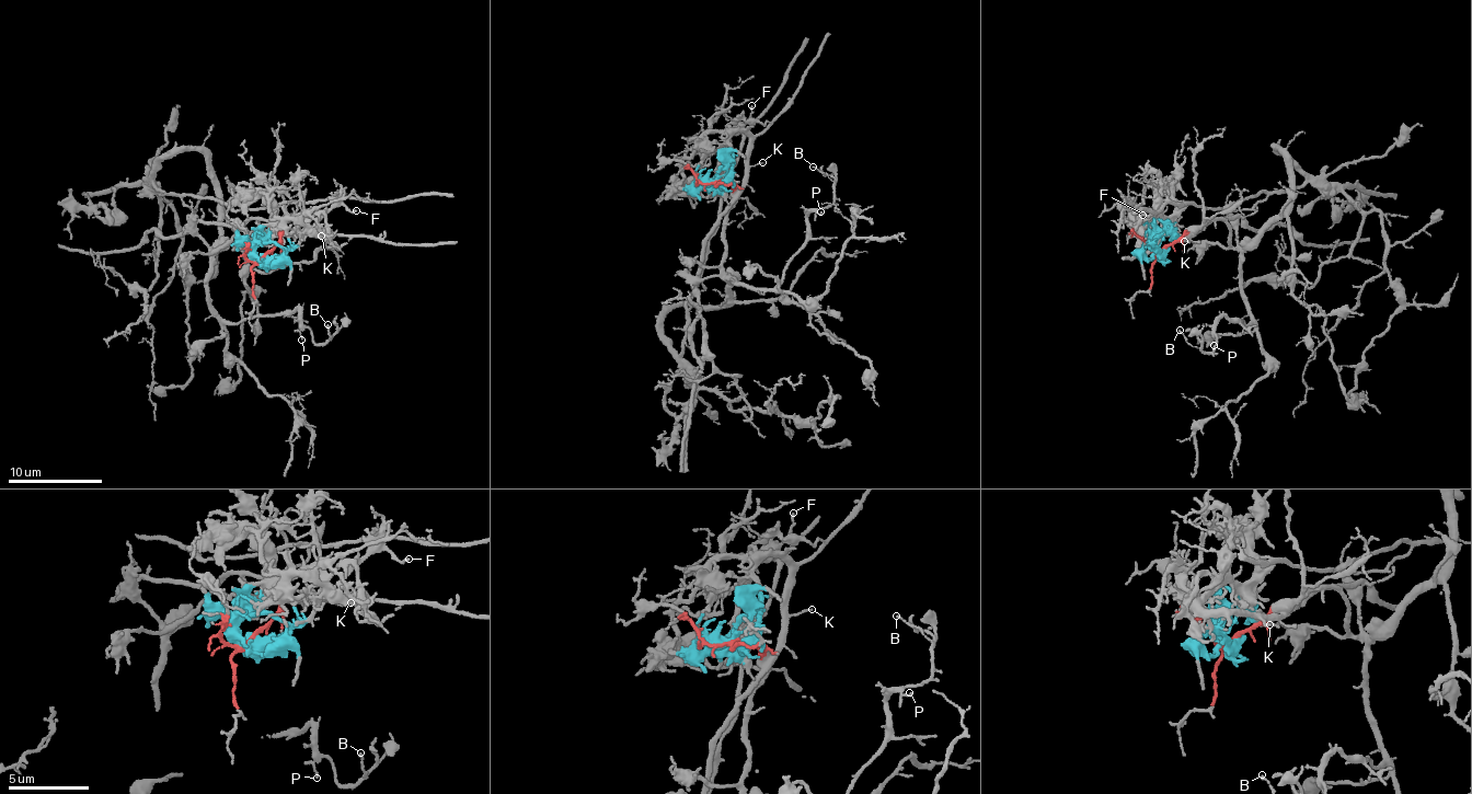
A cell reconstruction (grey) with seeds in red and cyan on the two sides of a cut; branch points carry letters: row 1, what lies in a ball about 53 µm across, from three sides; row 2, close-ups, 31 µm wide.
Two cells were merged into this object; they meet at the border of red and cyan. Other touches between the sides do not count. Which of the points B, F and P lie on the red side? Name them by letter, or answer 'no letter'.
B, P

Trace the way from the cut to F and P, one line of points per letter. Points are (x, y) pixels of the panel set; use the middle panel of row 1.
F: (720, 183), (727, 177), (729, 148), (725, 144), (737, 135), (749, 118), (751, 104)
P: (717, 183), (731, 182), (735, 199), (721, 267), (751, 288), (771, 289), (805, 238), (806, 218), (820, 213)

